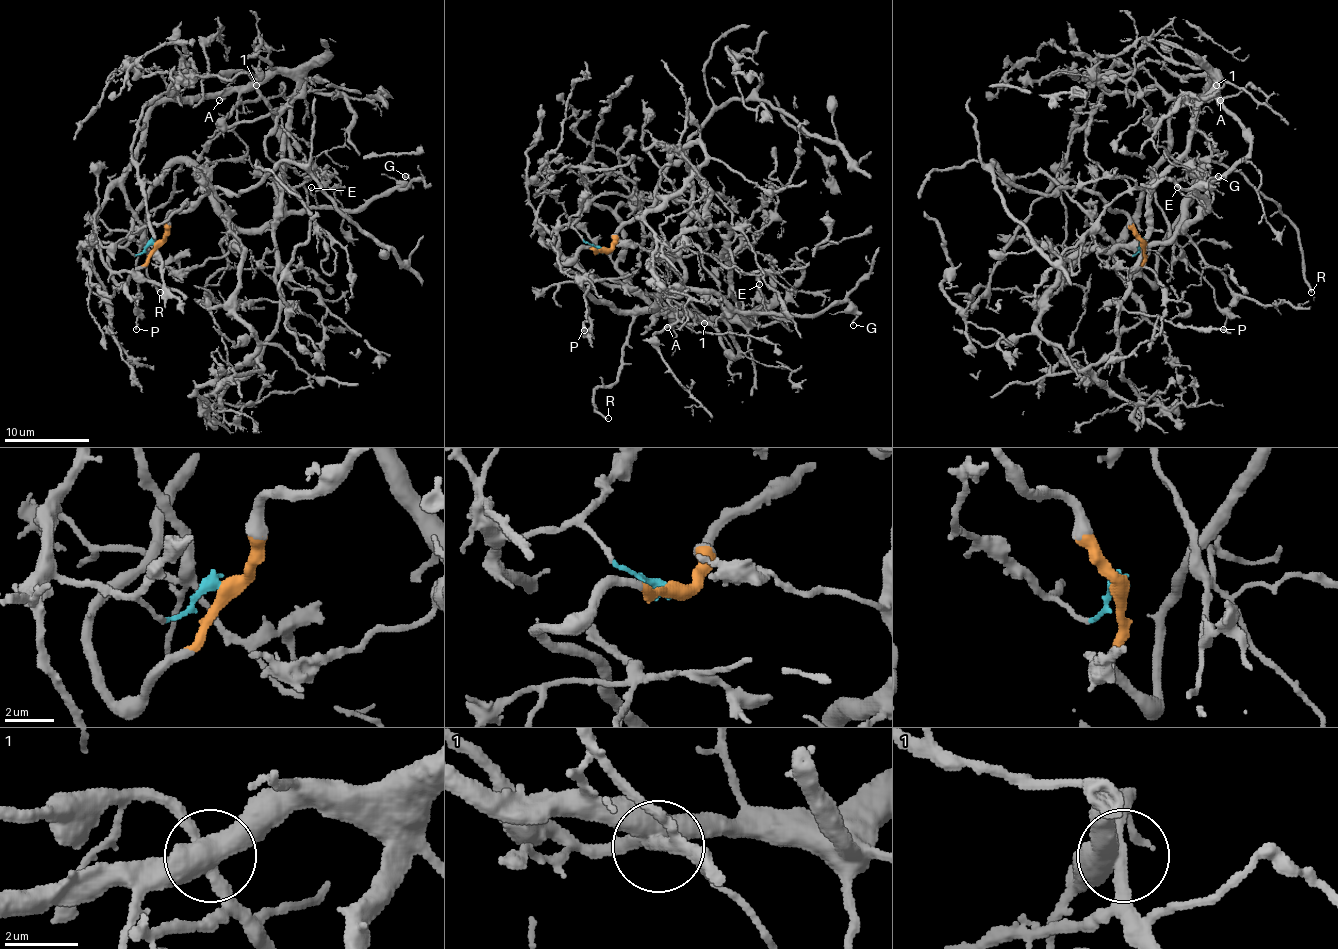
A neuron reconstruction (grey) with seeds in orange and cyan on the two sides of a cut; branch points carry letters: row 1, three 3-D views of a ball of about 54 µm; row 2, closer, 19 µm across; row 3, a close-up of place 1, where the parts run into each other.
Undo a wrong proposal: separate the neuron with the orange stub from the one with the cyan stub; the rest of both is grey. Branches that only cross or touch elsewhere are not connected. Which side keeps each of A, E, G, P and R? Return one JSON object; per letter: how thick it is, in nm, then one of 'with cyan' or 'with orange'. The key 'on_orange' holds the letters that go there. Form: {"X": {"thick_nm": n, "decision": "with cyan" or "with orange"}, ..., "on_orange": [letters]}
{"A": {"thick_nm": 380, "decision": "with orange"}, "E": {"thick_nm": 120, "decision": "with orange"}, "G": {"thick_nm": 130, "decision": "with orange"}, "P": {"thick_nm": 180, "decision": "with cyan"}, "R": {"thick_nm": 200, "decision": "with orange"}, "on_orange": ["A", "E", "G", "R"]}

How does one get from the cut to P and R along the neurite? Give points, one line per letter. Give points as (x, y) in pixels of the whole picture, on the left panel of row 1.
P: (155, 243), (131, 254), (97, 237), (97, 209), (114, 186), (142, 230), (136, 328)
R: (155, 243), (114, 279), (110, 252), (185, 160), (170, 198), (146, 216), (146, 273), (159, 292)

